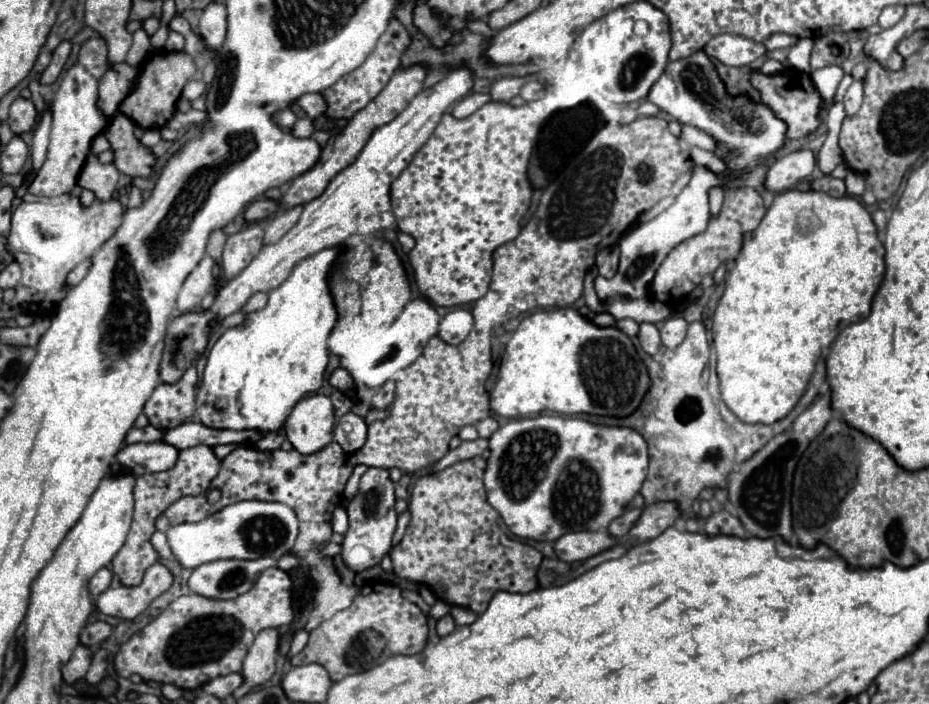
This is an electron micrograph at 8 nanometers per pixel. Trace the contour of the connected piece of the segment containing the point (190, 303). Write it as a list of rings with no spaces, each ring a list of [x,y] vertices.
[[[205,256],[199,266],[187,276],[185,284],[181,286],[181,292],[179,292],[179,298],[177,298],[177,308],[179,312],[193,312],[199,308],[203,296],[211,290],[211,284],[213,284],[213,258],[211,256]]]

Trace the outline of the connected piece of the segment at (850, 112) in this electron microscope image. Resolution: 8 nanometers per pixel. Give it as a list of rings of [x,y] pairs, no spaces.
[[[853,82],[845,96],[843,96],[843,106],[845,106],[845,116],[851,118],[859,112],[861,108],[861,102],[863,102],[863,82]]]

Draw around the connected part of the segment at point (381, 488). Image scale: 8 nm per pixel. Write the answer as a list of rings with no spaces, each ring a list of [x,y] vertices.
[[[367,468],[361,476],[359,492],[347,506],[349,514],[349,530],[343,540],[341,558],[347,568],[353,572],[363,572],[381,562],[381,558],[391,550],[391,538],[397,526],[397,512],[395,512],[395,494],[393,482],[389,478],[389,470],[385,468]]]

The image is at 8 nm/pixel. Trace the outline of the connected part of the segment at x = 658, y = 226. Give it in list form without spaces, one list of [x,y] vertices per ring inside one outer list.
[[[693,166],[691,170],[691,180],[689,184],[681,190],[681,194],[675,198],[675,202],[649,220],[643,226],[633,228],[625,238],[619,242],[621,248],[621,262],[619,262],[619,272],[611,280],[595,280],[595,290],[599,298],[609,298],[609,296],[619,296],[619,298],[645,298],[649,292],[649,284],[655,276],[655,270],[659,264],[665,260],[665,256],[683,240],[701,234],[707,224],[709,224],[709,190],[715,186],[725,186],[727,176],[715,174],[705,166]]]

